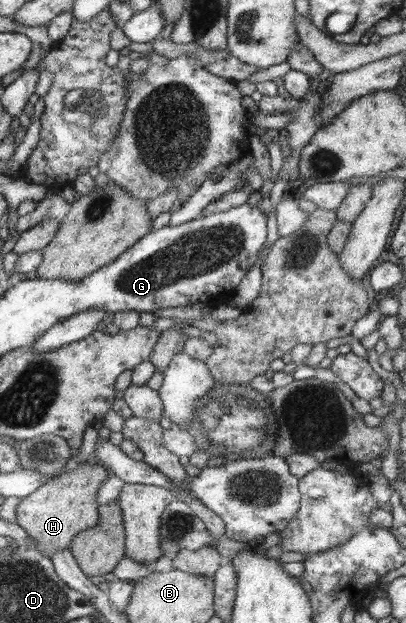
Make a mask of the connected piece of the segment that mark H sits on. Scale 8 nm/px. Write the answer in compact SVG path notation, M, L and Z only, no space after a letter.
M91 455L88 462L79 464L75 469L62 472L57 477L44 483L37 491L24 497L17 505L16 523L30 534L37 542L36 548L49 557L56 551L69 547L70 542L78 533L96 526L98 523L98 491L109 479L107 467L93 465Z

